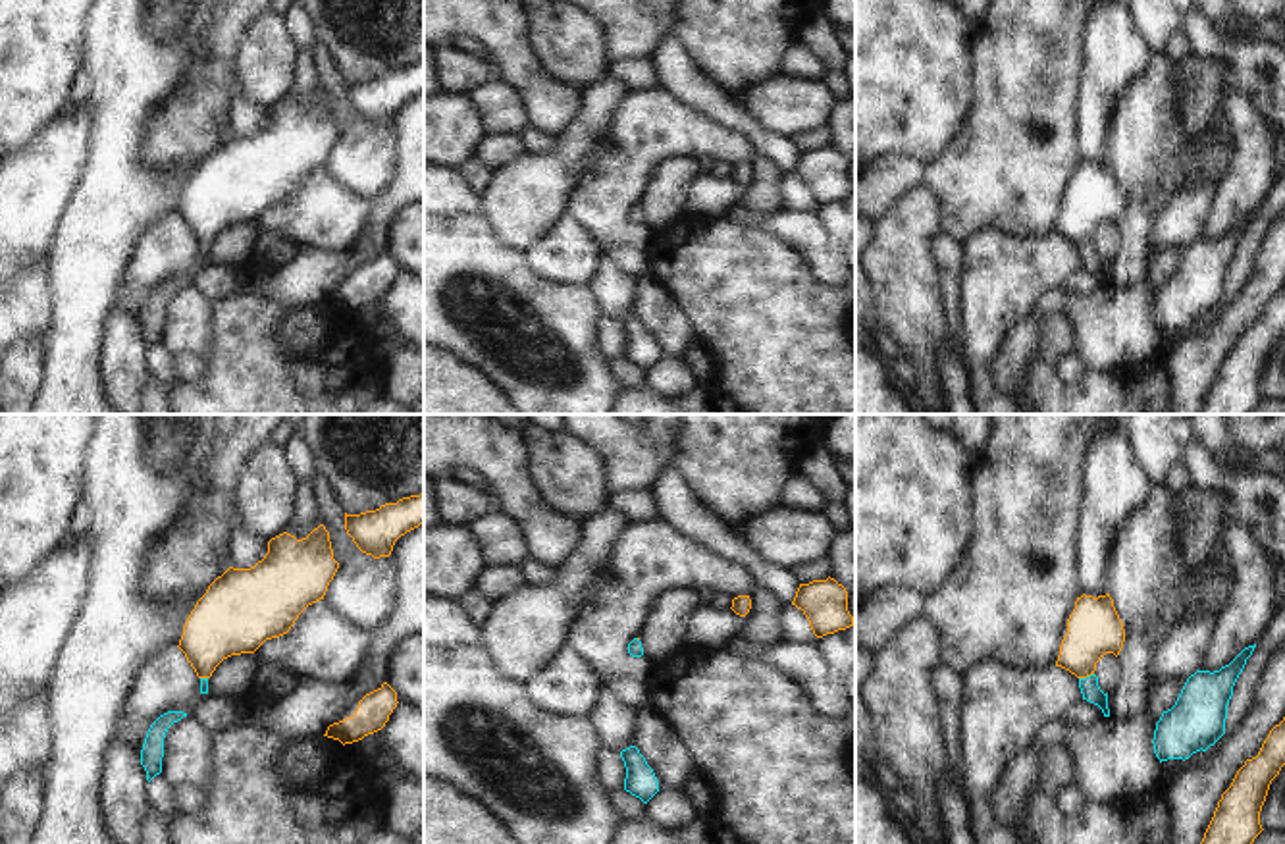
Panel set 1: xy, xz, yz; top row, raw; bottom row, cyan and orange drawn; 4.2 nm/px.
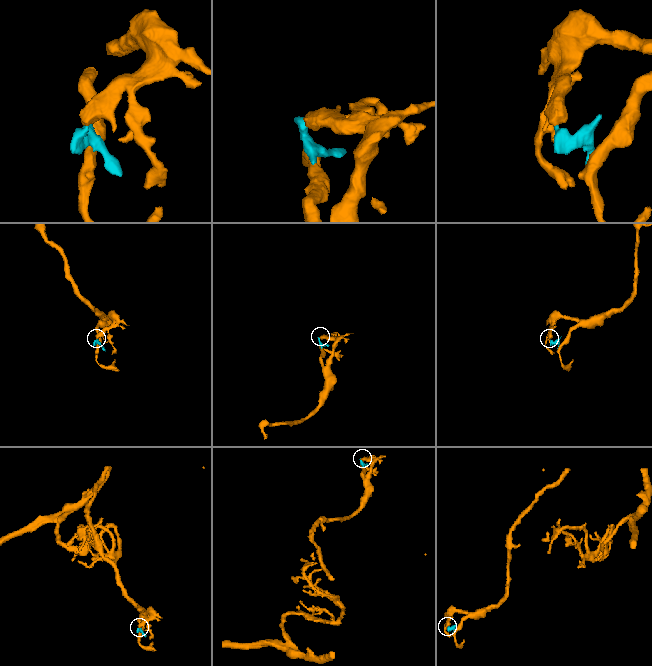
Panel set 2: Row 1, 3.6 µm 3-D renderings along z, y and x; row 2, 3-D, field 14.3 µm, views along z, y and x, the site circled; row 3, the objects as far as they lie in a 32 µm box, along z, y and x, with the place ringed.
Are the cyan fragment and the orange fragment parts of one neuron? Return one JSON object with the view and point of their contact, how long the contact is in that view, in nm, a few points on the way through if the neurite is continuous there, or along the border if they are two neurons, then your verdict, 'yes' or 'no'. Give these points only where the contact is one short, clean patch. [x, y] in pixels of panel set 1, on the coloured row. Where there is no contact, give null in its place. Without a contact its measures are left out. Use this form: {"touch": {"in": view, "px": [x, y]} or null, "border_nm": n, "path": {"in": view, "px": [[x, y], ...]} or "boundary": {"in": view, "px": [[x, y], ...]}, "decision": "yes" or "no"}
{"touch": {"in": "yz", "px": [1087, 677]}, "border_nm": 70, "path": {"in": "yz", "px": [[1089, 686], [1087, 677], [1087, 638], [1095, 629]]}, "decision": "yes"}

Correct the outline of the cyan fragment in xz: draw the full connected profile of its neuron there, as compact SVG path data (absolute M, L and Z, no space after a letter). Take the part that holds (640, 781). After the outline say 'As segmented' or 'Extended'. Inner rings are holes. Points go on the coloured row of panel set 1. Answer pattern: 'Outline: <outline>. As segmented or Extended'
Outline: M636 746L622 750L620 757L626 767L624 790L647 804L659 792L653 769Z. As segmented

